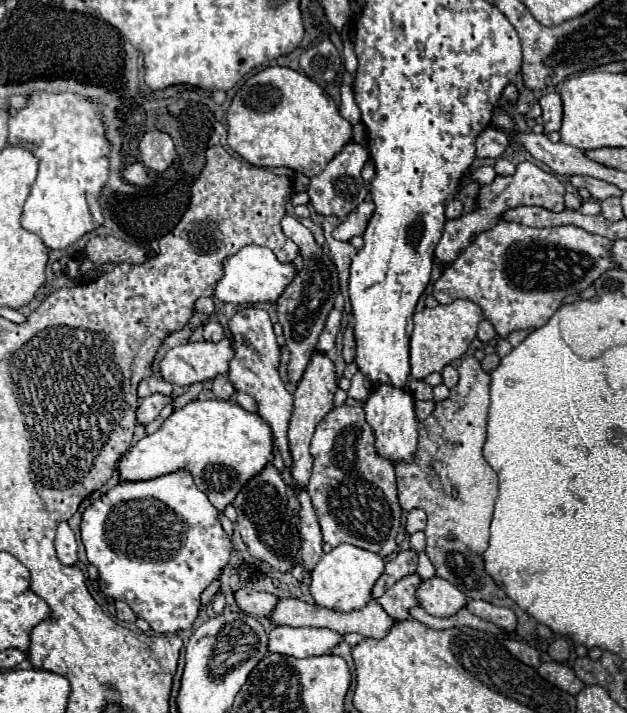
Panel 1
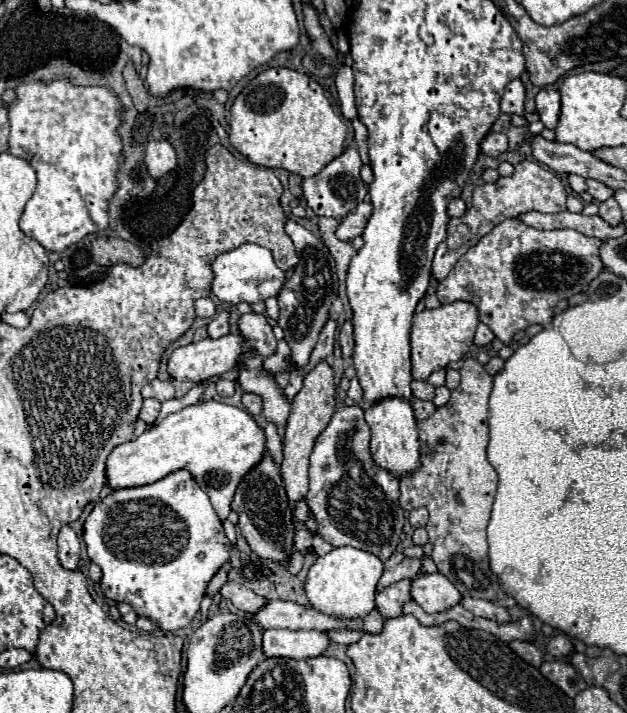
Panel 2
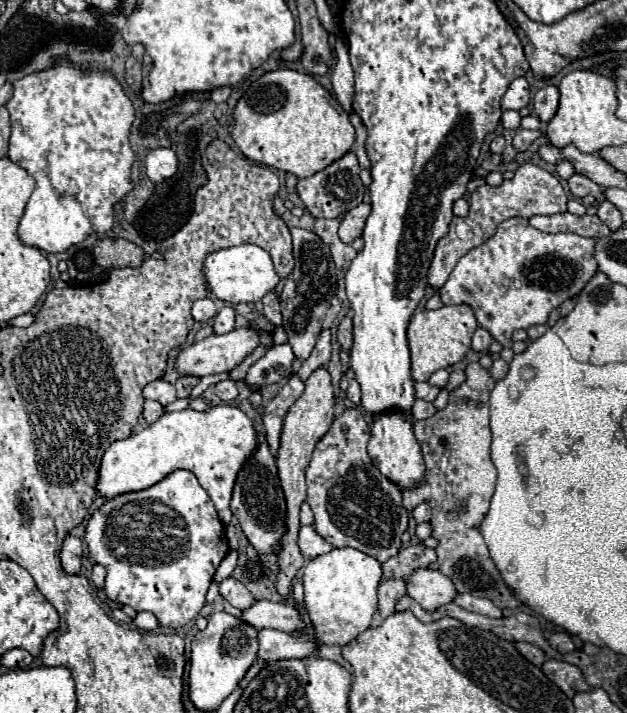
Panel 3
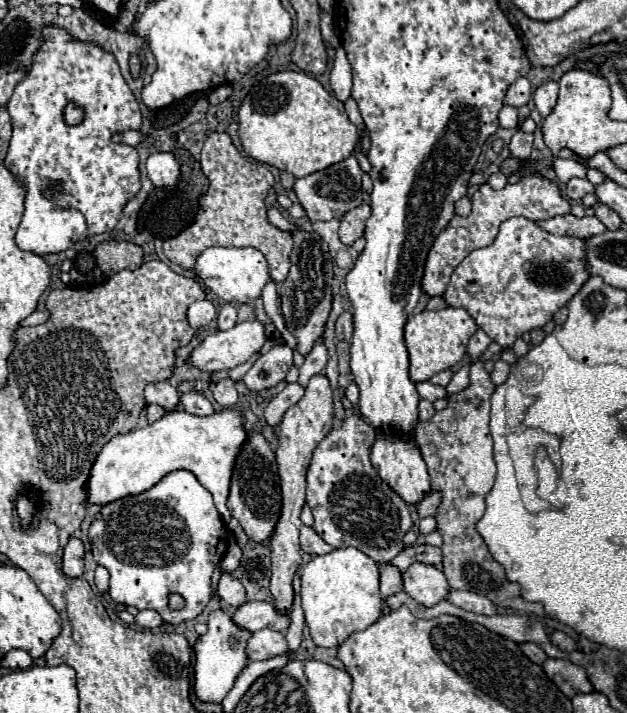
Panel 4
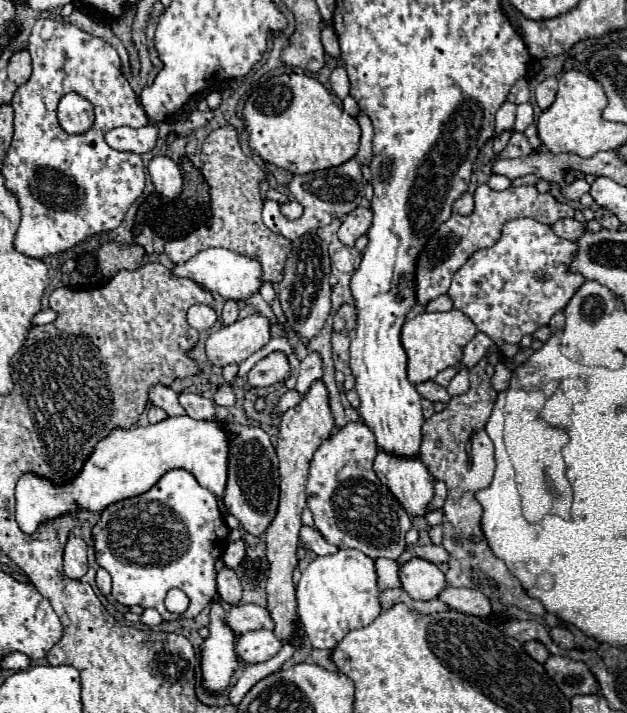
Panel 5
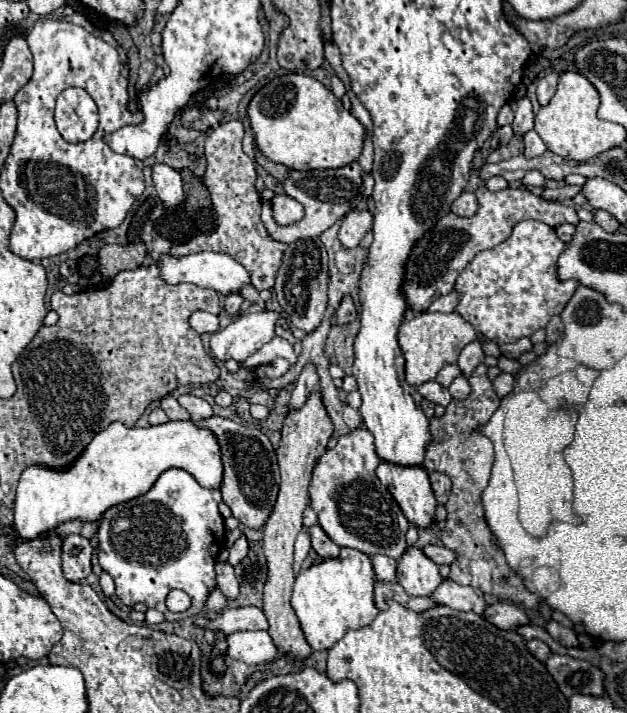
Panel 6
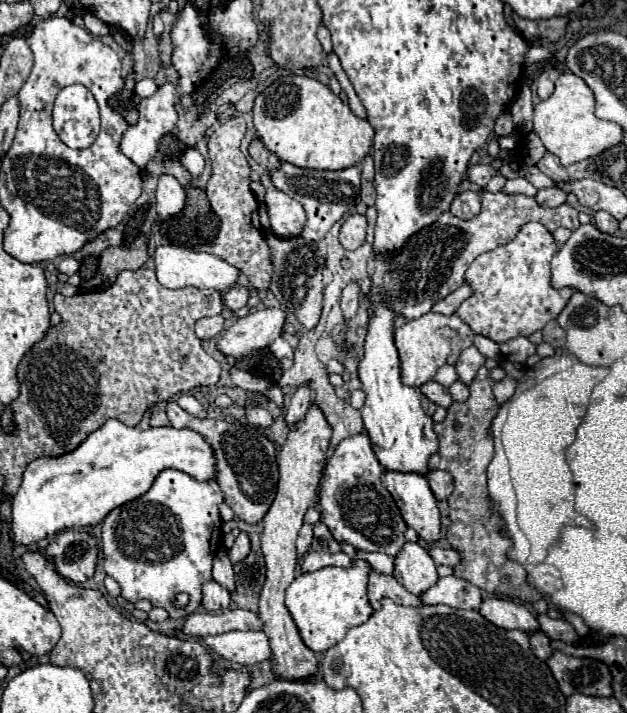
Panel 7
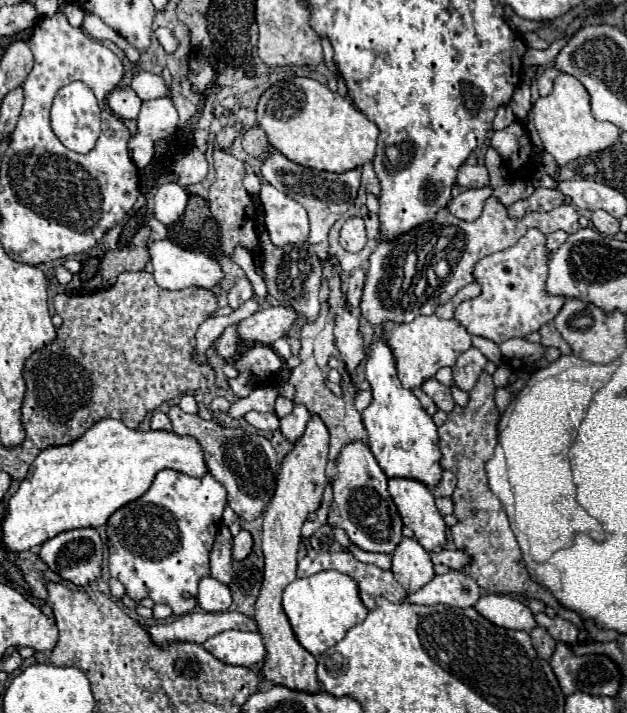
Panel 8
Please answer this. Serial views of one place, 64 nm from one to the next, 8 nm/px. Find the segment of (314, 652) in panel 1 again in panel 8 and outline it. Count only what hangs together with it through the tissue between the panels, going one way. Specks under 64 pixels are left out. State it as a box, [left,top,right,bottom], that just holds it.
[202,630,266,666]

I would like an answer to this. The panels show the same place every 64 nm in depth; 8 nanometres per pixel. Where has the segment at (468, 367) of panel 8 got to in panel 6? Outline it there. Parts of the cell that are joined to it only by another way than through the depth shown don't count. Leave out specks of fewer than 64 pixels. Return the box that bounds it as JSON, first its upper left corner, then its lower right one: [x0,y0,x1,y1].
[458,340,484,378]

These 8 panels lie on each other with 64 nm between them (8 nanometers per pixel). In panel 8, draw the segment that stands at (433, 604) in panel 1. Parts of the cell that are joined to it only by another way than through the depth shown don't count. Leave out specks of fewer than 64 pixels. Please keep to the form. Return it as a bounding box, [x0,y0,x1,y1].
[392,538,434,592]

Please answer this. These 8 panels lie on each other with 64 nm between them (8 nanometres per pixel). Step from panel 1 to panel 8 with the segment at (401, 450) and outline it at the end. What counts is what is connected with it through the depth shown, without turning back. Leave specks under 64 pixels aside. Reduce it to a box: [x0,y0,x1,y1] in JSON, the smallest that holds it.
[388,478,448,554]

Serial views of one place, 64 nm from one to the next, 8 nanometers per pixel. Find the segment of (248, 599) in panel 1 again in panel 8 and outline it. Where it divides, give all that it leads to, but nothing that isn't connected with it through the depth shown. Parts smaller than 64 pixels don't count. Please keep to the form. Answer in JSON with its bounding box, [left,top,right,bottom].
[210,526,232,584]

